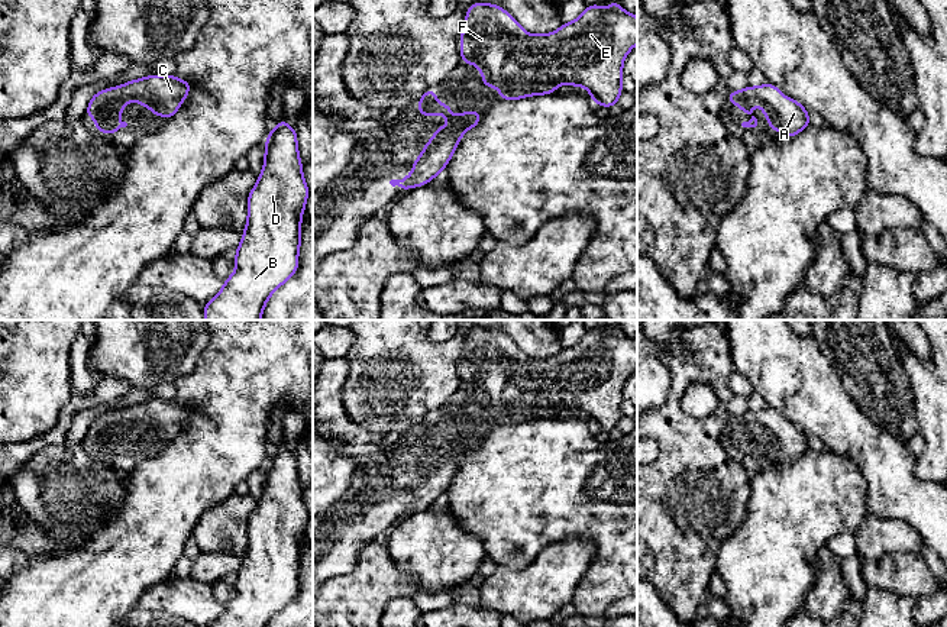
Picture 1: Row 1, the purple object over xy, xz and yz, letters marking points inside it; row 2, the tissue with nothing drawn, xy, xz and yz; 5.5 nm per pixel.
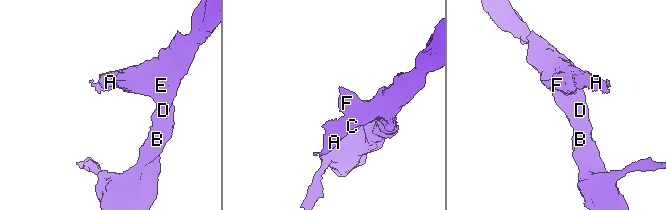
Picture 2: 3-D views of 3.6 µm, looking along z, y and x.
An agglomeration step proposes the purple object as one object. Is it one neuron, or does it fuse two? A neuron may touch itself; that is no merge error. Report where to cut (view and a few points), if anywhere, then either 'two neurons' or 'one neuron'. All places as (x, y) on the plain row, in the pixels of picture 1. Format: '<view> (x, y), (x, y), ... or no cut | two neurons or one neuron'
no cut | one neuron

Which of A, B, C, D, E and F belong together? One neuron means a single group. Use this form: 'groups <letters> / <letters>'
groups A B C D E F

